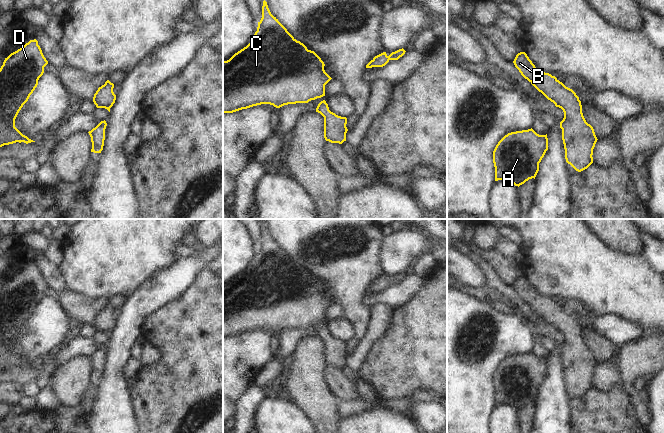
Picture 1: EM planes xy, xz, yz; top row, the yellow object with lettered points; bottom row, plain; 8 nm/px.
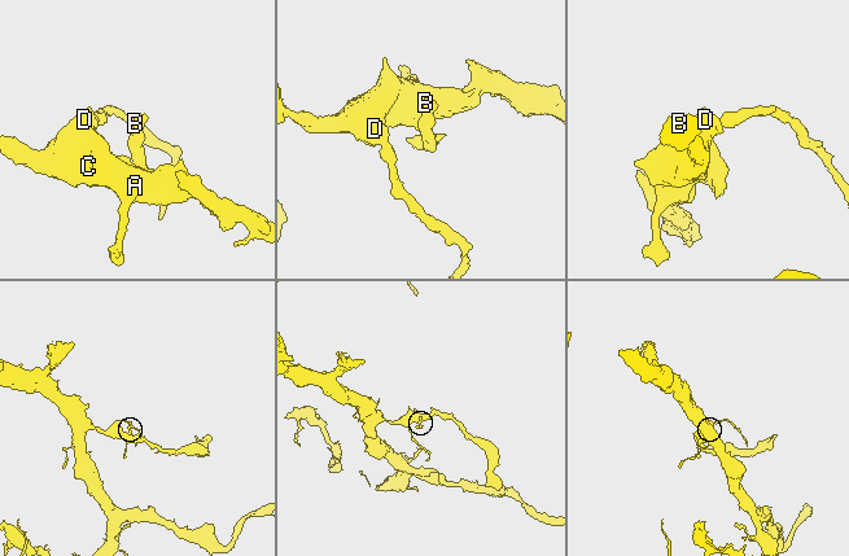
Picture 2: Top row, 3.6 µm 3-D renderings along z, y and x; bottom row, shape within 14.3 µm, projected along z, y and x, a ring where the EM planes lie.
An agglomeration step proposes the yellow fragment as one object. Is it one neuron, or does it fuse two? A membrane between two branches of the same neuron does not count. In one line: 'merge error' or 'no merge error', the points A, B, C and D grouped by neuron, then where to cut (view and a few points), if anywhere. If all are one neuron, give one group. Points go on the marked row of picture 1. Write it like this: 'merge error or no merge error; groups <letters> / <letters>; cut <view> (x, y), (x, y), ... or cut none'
no merge error; groups A B C D; cut none

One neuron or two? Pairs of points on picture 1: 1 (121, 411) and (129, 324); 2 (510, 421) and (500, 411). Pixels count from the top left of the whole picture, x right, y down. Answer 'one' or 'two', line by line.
1: one
2: one

